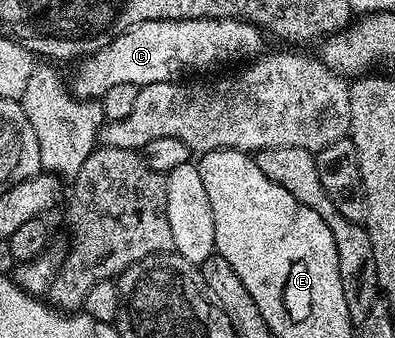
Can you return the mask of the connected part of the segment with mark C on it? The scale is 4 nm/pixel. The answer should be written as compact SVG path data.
M217 18L216 20L154 20L141 22L120 34L109 46L80 59L75 72L73 92L85 101L98 101L117 82L137 85L179 80L186 72L203 74L206 68L231 64L242 56L255 58L264 51L265 33L248 20Z

